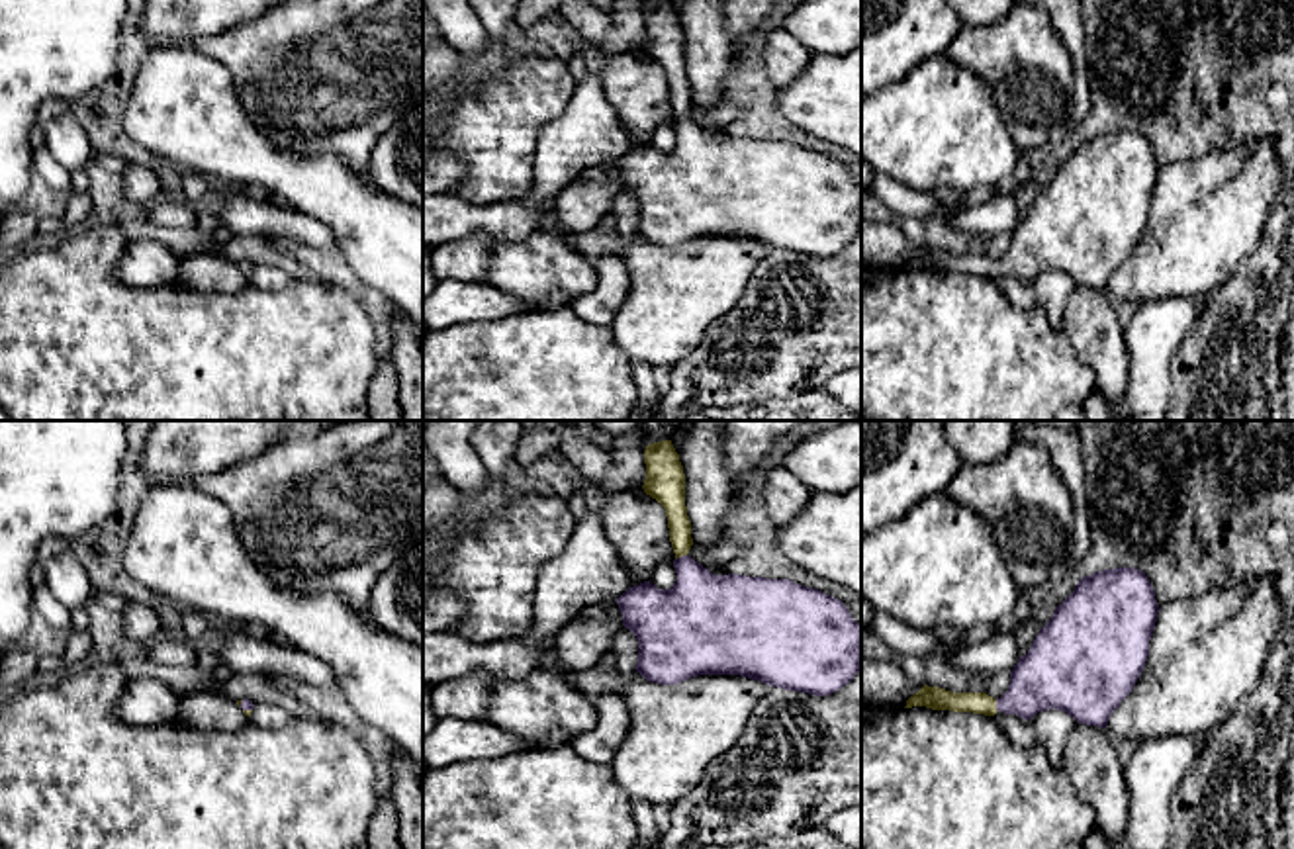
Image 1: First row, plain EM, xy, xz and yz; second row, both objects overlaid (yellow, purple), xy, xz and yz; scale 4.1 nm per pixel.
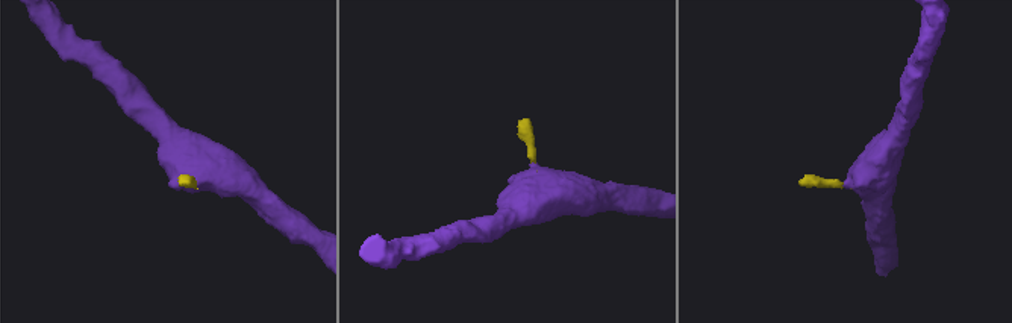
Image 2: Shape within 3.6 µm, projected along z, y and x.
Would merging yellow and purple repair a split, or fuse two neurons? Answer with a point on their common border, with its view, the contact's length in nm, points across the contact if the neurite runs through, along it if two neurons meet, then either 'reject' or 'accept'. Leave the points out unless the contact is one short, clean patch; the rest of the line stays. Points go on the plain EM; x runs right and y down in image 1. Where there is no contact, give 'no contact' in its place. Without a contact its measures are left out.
yz (995, 267) | 60 nm | accept

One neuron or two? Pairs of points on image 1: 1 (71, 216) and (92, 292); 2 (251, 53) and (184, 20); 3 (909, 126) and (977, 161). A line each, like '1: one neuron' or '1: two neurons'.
1: two neurons
2: two neurons
3: one neuron

